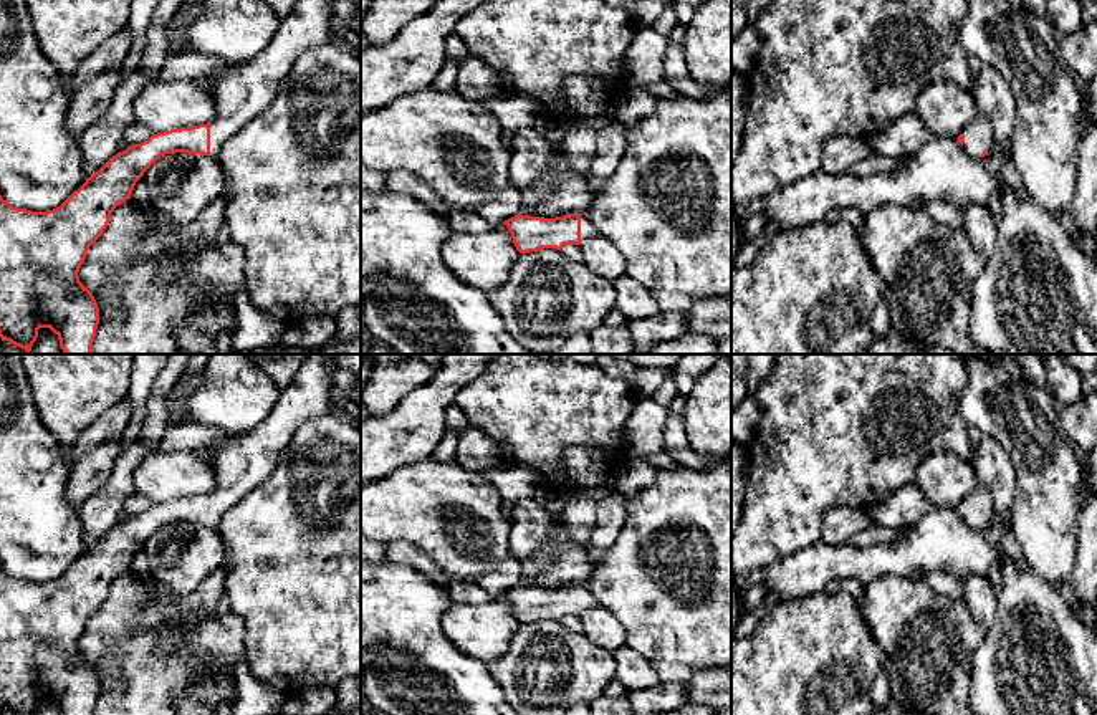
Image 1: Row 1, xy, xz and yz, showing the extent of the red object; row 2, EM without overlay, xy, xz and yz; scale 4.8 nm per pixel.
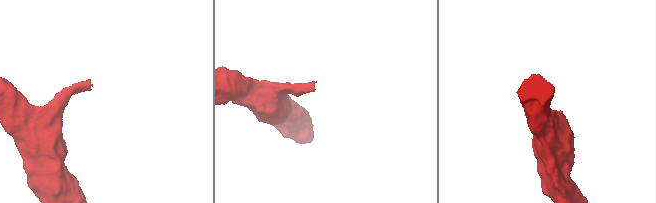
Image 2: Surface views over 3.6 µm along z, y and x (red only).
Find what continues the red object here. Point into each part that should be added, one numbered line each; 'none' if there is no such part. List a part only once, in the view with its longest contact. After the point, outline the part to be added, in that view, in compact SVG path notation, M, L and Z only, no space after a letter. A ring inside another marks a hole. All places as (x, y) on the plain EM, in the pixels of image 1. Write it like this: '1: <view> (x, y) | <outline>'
1: xy (244, 460) | M311 354L293 382L281 391L275 407L261 424L243 434L228 434L208 447L217 470L217 485L210 492L212 528L218 528L222 516L271 475L299 425L333 412L329 392L334 386L333 372L336 369L338 364L329 354Z

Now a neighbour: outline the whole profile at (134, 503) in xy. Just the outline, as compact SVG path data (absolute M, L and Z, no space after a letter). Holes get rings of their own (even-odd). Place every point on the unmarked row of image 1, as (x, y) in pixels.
M132 493L126 498L122 510L129 515L141 515L147 511L152 506L152 501L149 501L146 497L139 493Z

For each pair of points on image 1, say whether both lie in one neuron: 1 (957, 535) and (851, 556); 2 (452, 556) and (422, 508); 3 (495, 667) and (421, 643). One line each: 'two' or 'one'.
1: one
2: one
3: two

